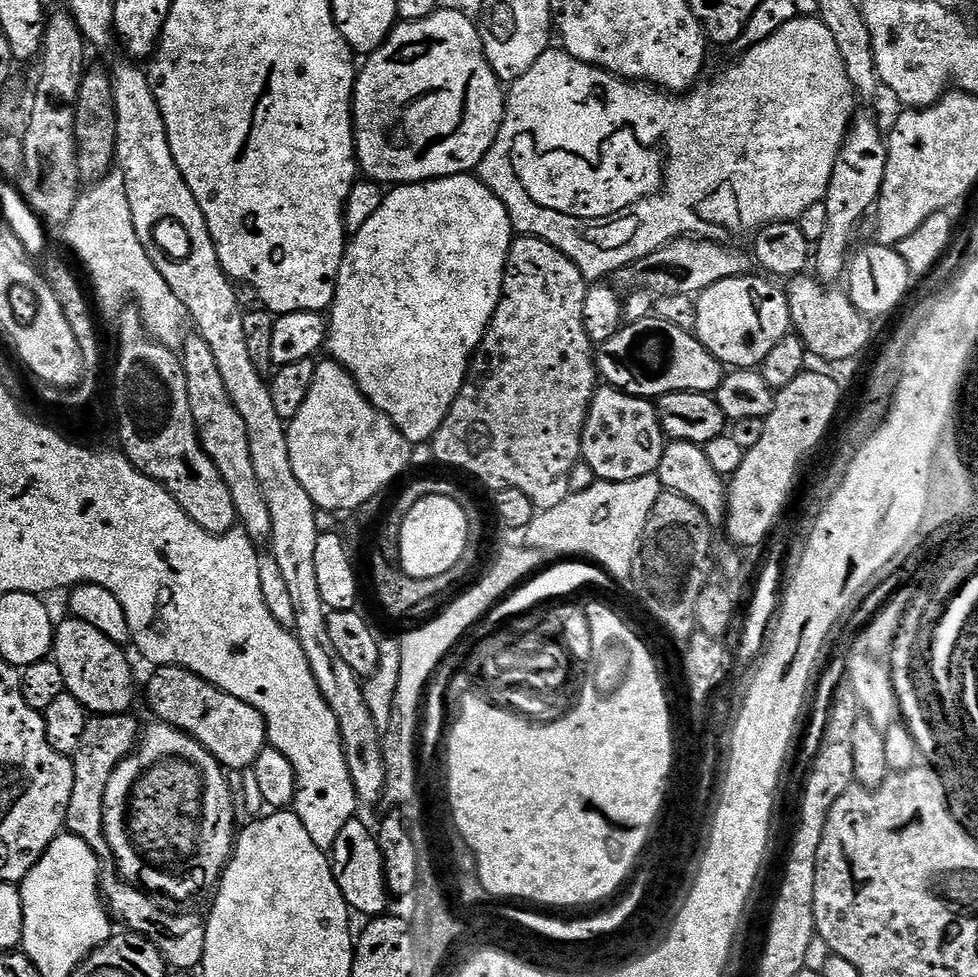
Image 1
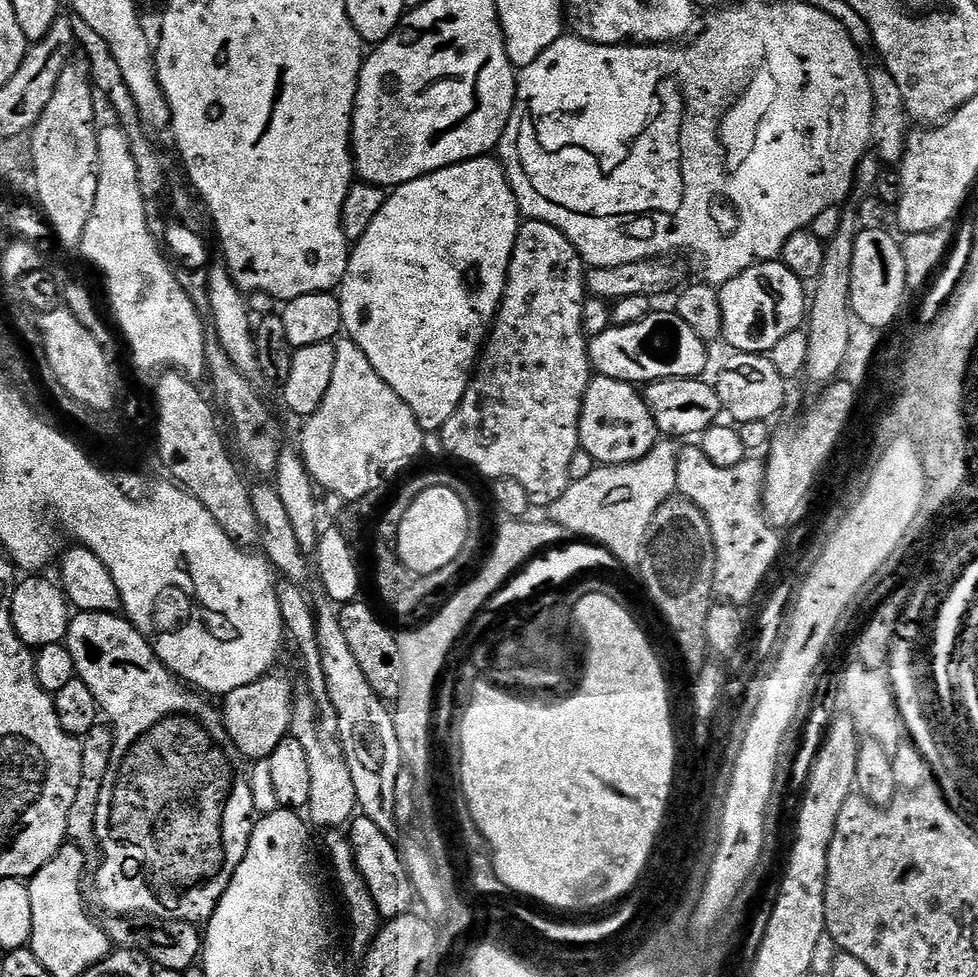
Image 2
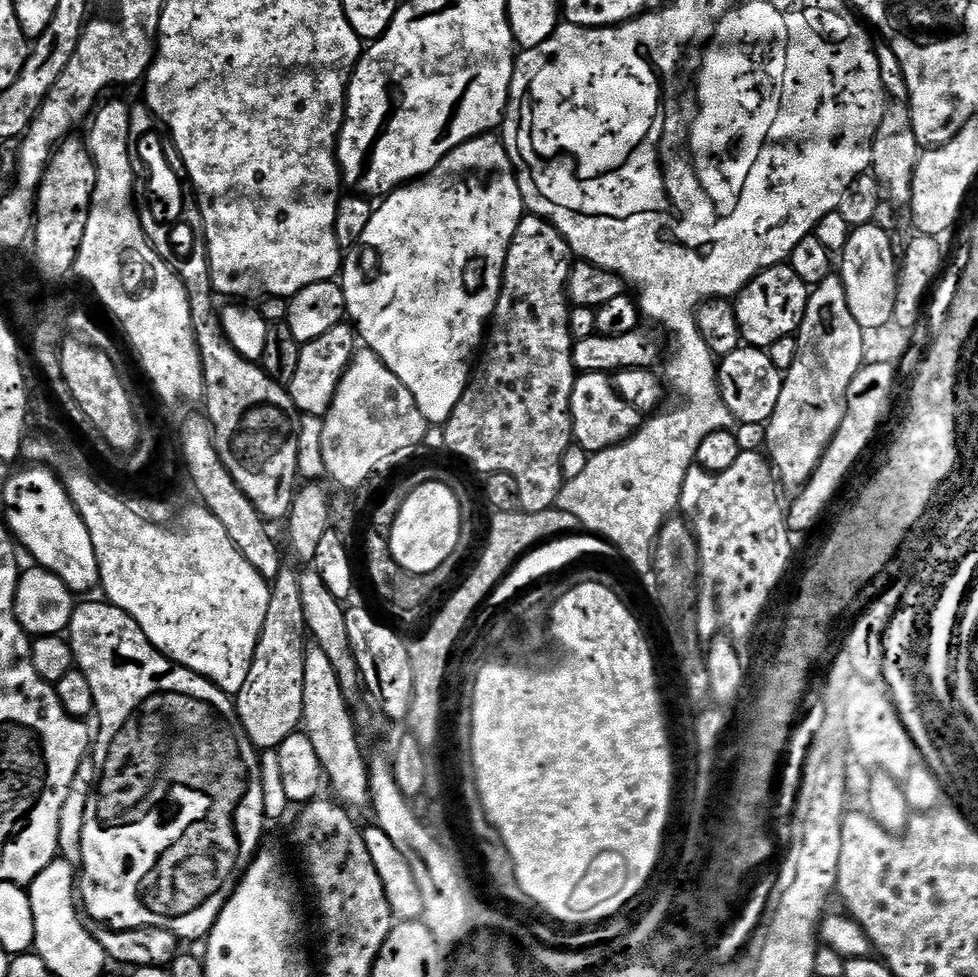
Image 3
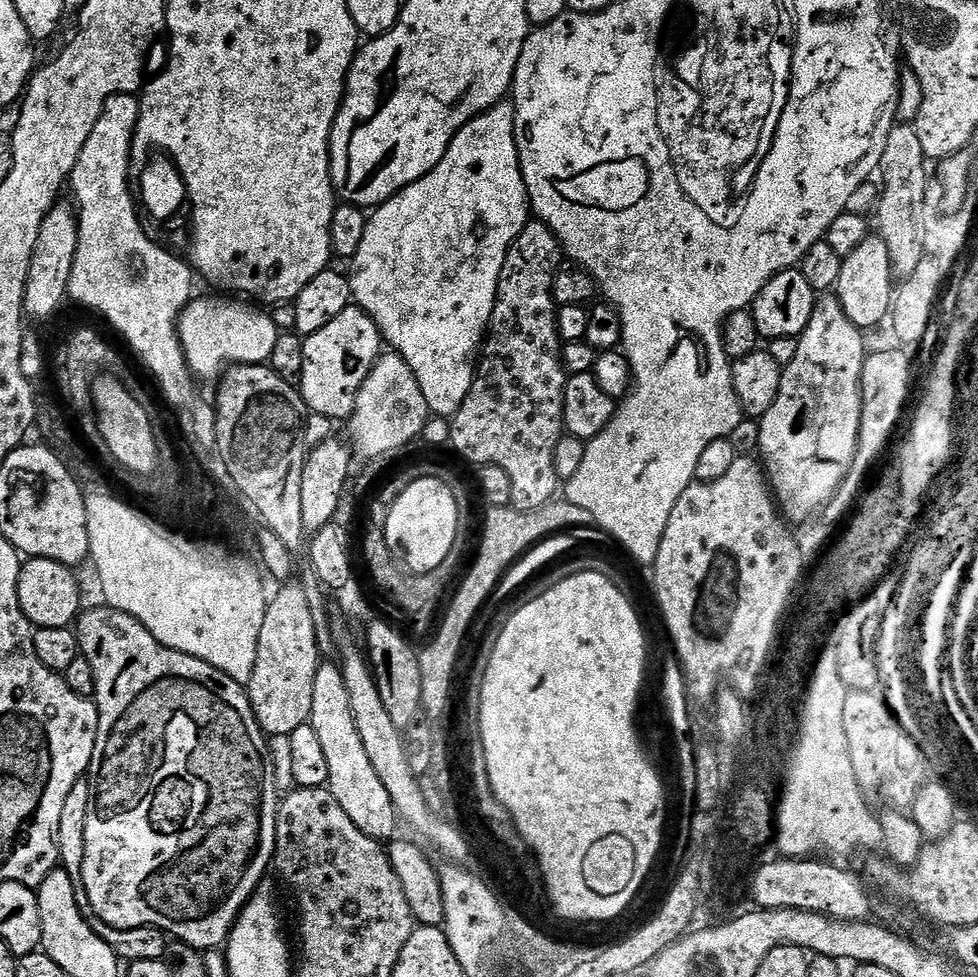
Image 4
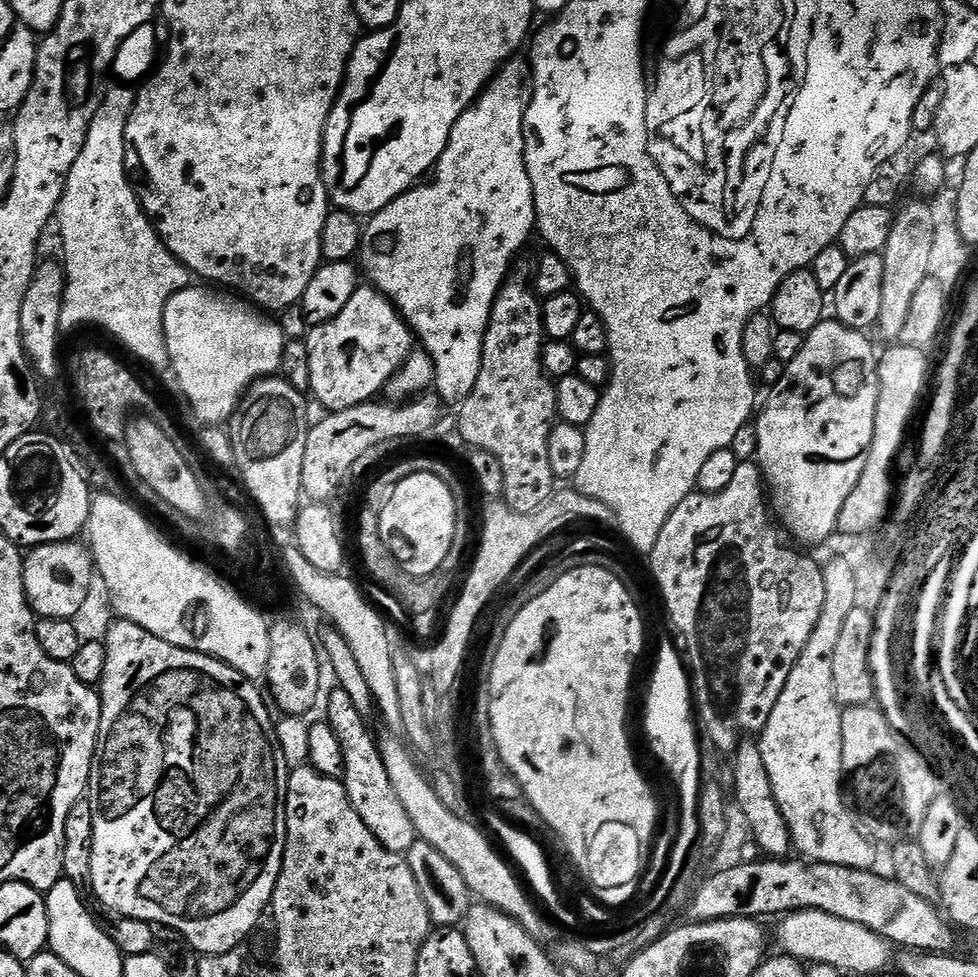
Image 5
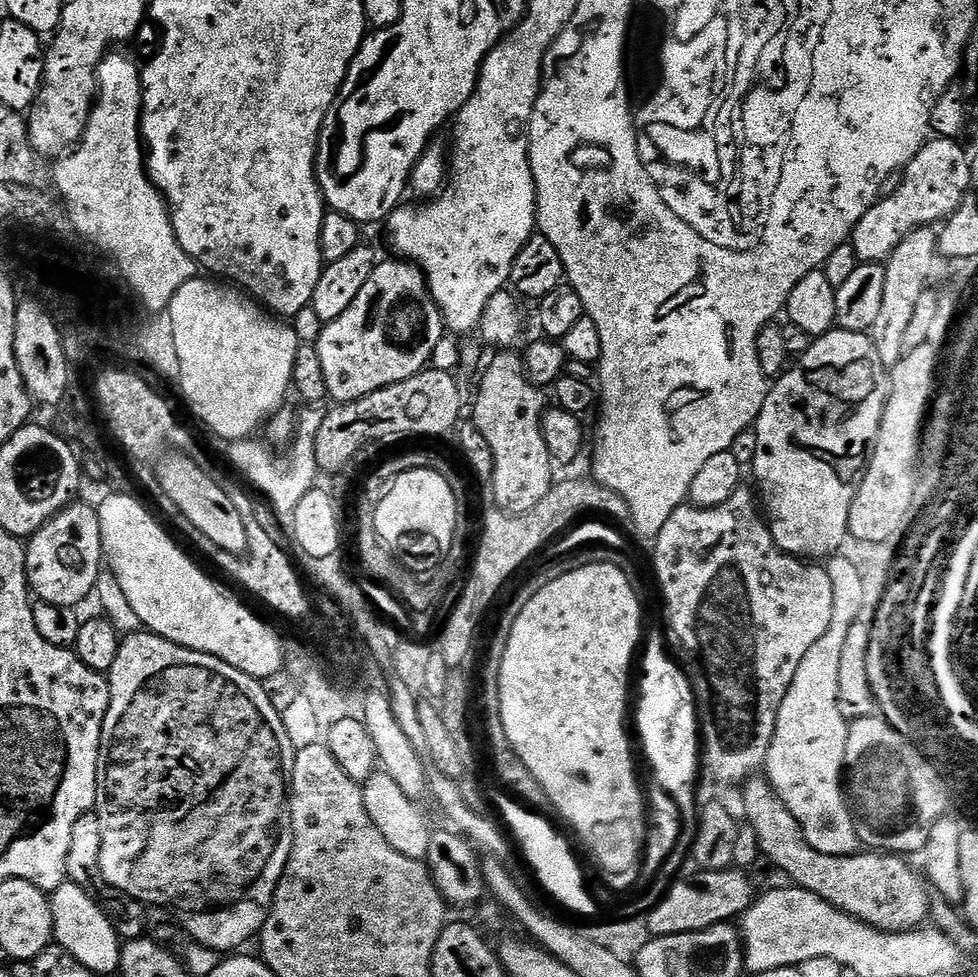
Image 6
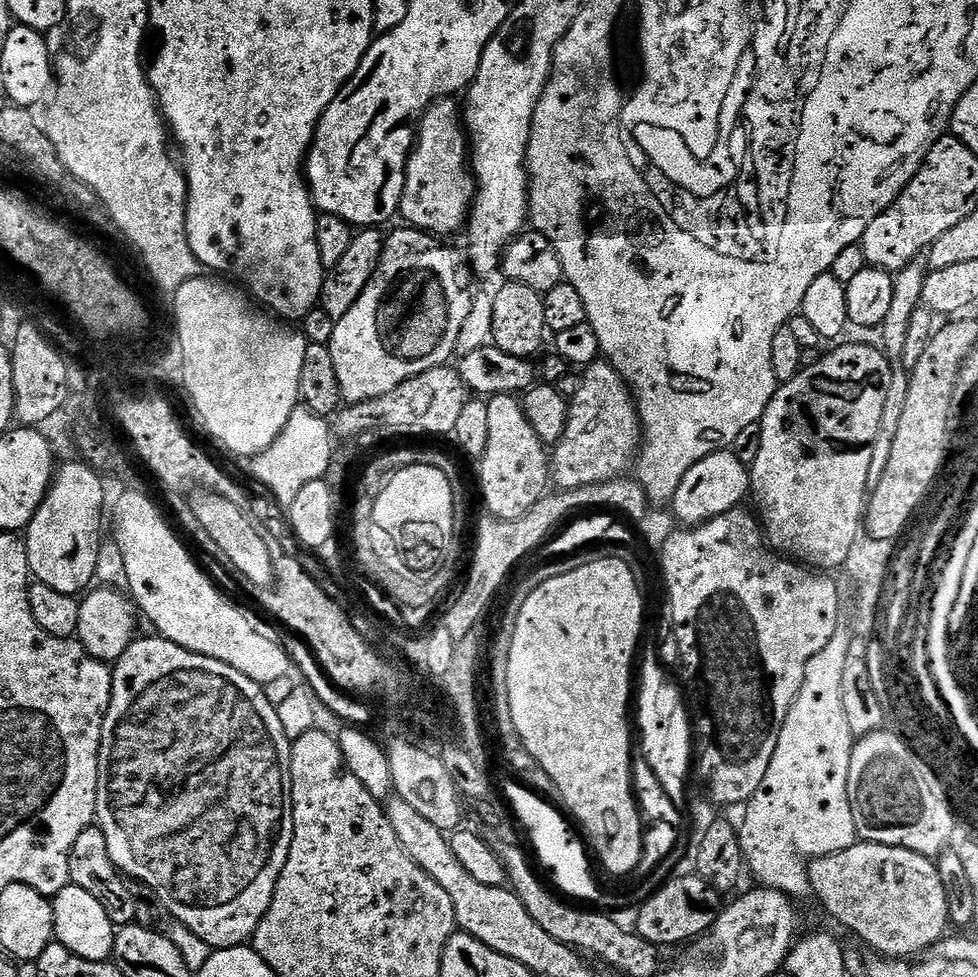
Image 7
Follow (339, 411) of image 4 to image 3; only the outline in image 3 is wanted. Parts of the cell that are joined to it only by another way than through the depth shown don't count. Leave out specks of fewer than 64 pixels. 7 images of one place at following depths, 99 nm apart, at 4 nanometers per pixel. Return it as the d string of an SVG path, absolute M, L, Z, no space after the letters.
M348 322L334 326L334 330L322 334L322 338L314 338L314 342L301 347L298 370L286 386L294 398L294 406L301 414L321 417L326 415L356 351L358 351L358 337L355 328Z

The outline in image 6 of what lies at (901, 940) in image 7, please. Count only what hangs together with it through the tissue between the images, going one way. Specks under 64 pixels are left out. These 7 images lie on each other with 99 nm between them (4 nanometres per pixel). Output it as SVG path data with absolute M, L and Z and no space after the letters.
M766 778L745 780L742 789L746 806L745 821L756 835L761 854L774 867L781 868L795 887L812 892L840 912L883 932L910 932L929 919L929 889L921 873L917 869L916 873L904 861L907 859L896 854L881 854L876 850L864 850L850 856L822 854L810 846L802 826L798 826L798 818L786 810L770 781Z

